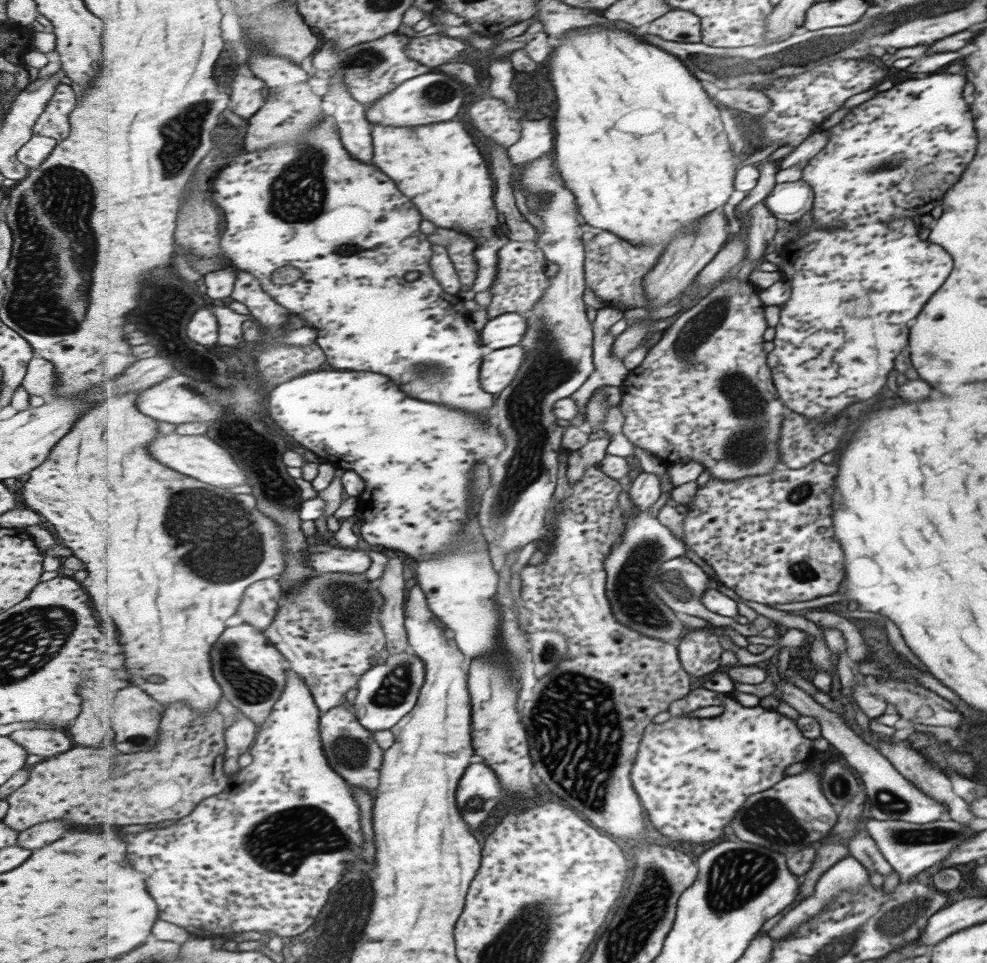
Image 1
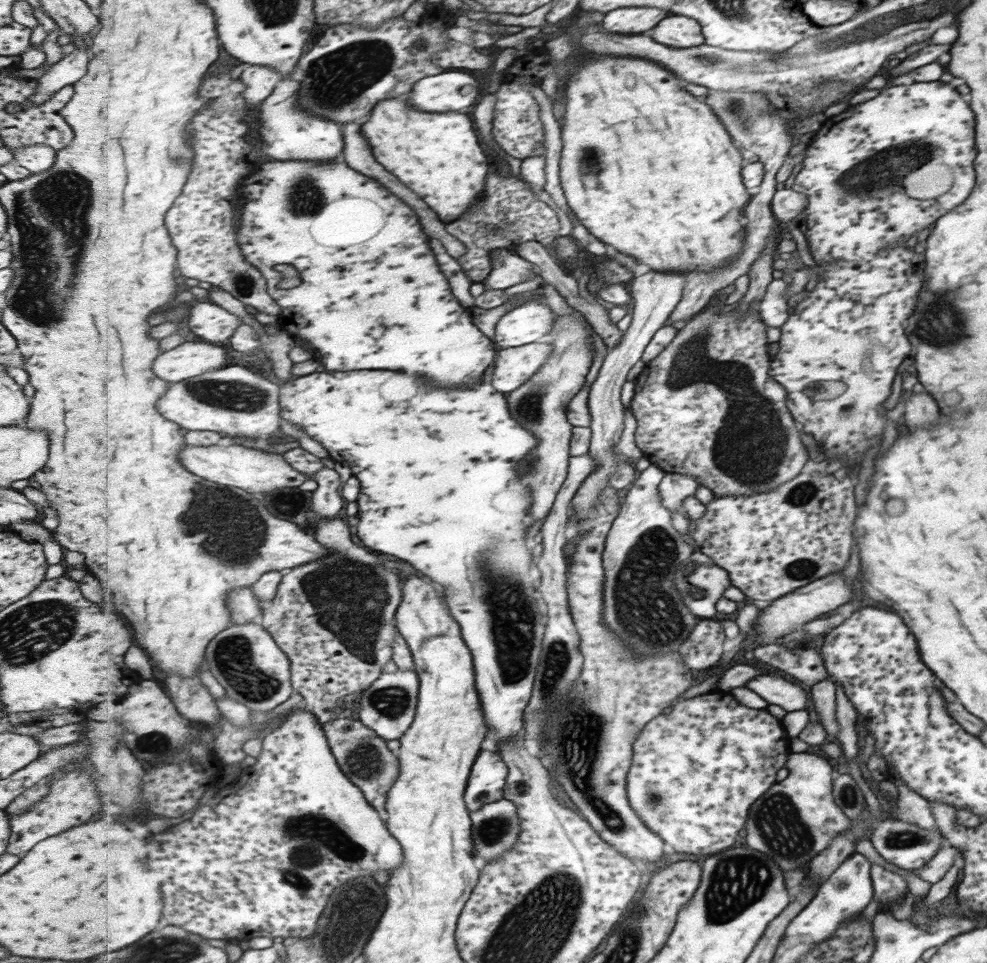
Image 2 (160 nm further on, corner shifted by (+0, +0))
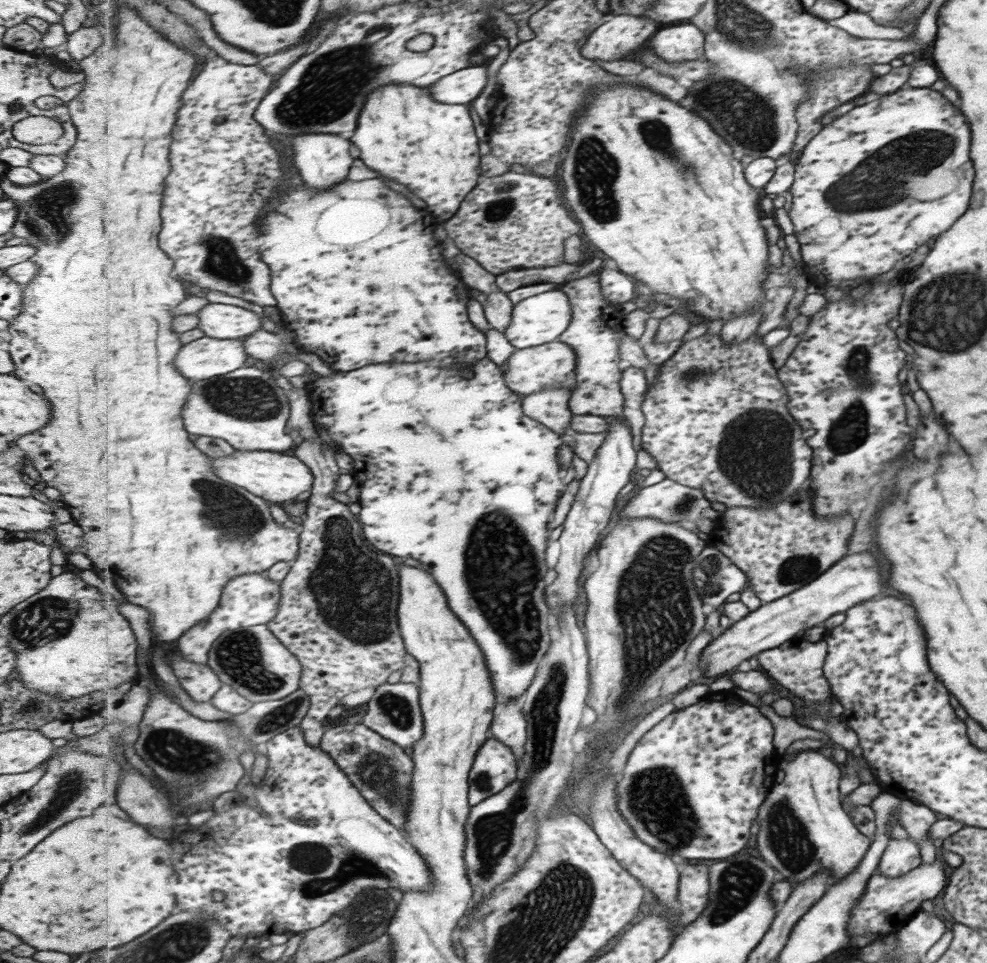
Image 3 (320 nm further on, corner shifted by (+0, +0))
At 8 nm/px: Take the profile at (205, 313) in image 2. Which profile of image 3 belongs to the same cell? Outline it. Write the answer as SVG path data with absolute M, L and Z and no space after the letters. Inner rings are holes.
M209 303L197 312L201 322L198 326L207 336L227 340L244 339L261 330L263 322L257 312L241 306Z

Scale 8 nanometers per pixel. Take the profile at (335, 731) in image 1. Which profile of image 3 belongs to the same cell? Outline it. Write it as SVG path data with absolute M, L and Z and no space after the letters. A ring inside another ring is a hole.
M347 721L345 726L327 728L320 747L337 761L351 782L374 805L375 810L405 833L408 810L412 802L413 757L409 756L402 746L387 740L365 723L361 730L361 726L350 721Z

